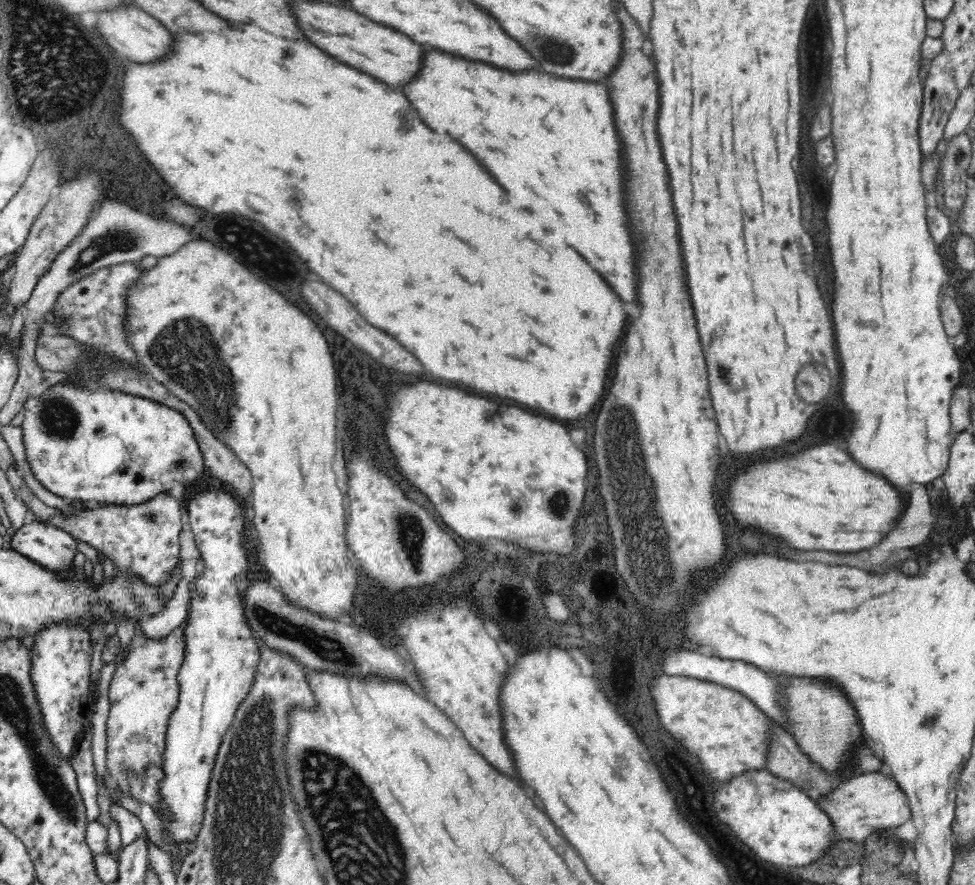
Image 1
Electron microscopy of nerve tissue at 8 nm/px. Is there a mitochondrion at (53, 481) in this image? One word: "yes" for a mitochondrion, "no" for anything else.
no

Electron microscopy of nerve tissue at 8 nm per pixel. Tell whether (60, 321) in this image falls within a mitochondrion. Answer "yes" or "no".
no

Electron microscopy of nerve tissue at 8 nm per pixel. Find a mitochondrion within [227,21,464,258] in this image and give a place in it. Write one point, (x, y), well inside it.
(289, 56)

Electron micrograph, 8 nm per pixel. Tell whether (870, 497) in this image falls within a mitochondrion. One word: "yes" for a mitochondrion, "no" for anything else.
no

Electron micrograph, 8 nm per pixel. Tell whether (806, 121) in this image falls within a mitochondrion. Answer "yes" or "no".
no

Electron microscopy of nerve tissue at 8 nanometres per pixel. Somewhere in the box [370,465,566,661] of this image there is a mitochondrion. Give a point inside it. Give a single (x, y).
(410, 531)

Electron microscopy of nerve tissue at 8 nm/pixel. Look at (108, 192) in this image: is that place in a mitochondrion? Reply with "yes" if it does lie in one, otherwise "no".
no

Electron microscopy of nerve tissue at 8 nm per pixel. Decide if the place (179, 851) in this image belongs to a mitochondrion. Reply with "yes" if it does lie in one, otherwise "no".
no

